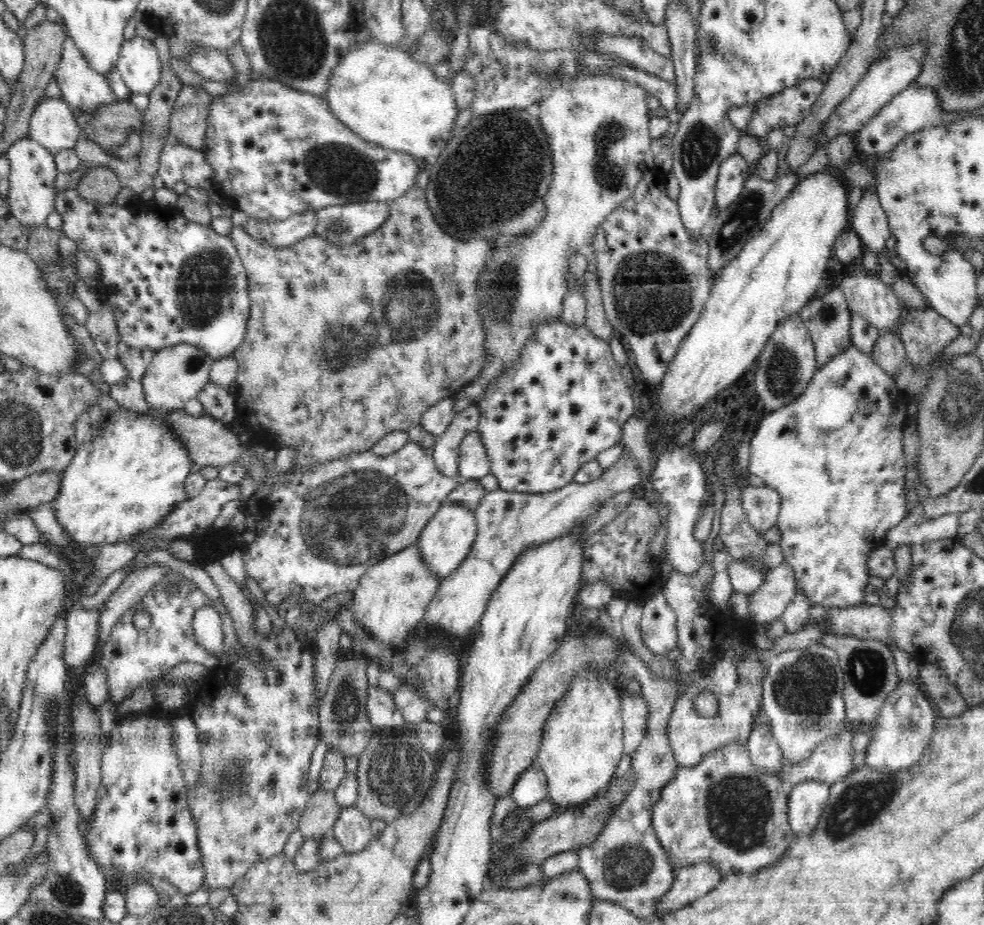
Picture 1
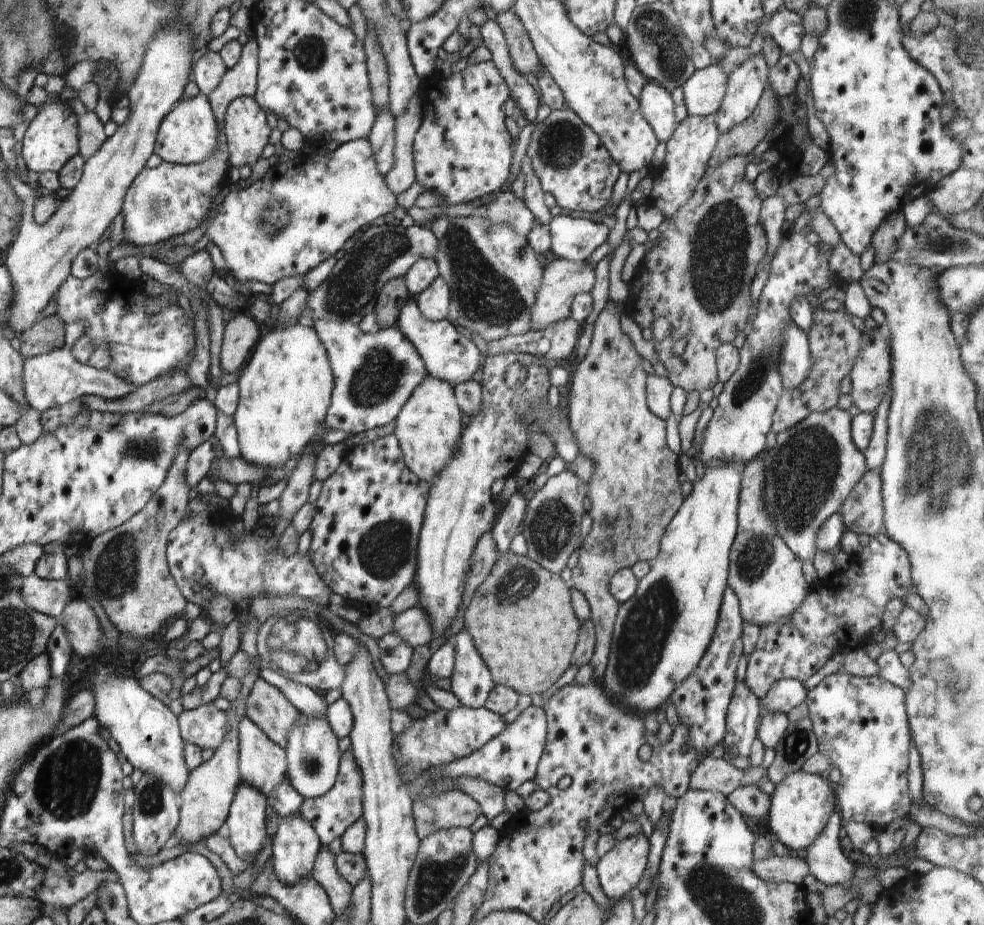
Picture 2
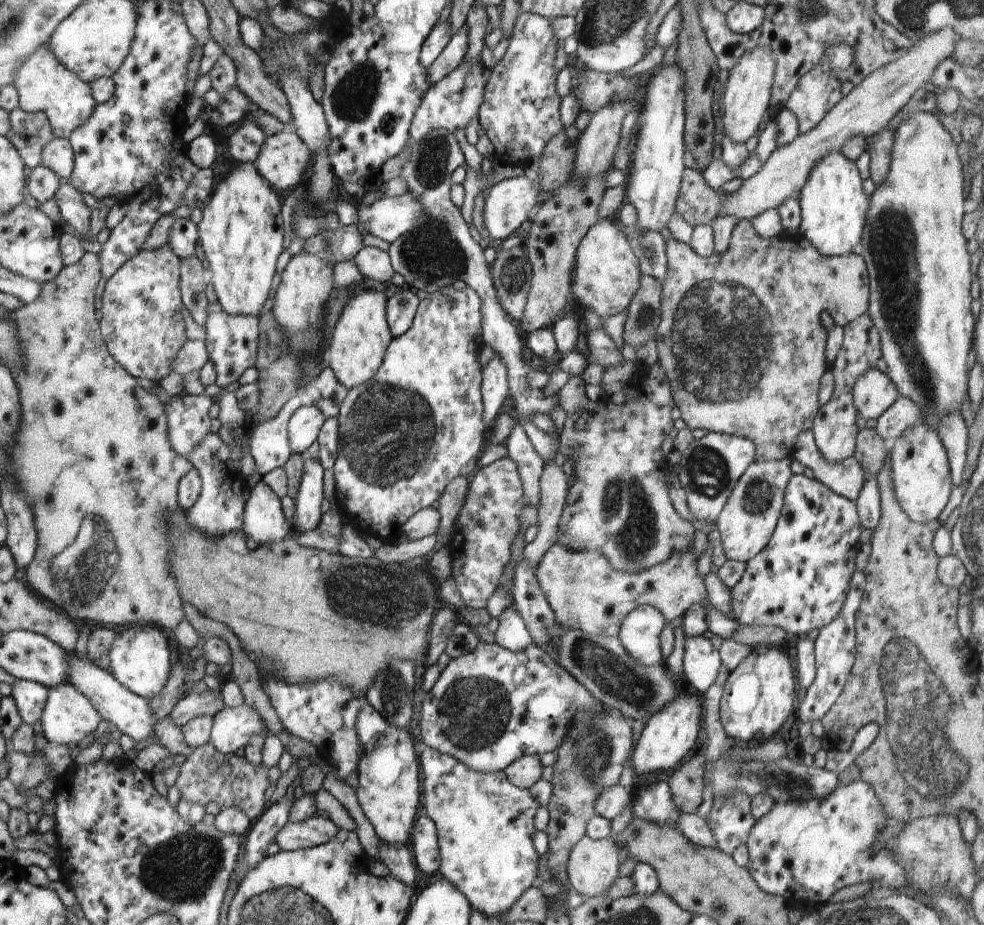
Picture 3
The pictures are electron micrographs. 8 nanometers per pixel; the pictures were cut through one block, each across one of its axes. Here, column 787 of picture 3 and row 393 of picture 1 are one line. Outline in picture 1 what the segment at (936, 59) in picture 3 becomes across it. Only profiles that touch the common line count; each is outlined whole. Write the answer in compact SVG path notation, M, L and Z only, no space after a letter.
M182 343L155 351L152 364L142 376L141 384L146 401L154 408L183 410L184 403L198 394L209 384L211 368L215 358L193 344Z

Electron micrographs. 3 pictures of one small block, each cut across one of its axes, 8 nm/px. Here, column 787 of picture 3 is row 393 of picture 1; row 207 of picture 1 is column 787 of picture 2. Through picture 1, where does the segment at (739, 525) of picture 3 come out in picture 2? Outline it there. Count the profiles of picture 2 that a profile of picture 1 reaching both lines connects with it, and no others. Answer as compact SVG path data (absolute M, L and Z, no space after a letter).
M760 456L747 462L742 470L740 504L738 504L737 538L729 554L728 587L734 590L744 622L758 626L784 622L804 602L812 588L802 573L802 561L782 537L775 532L774 520L768 516L762 490L764 490L764 466Z

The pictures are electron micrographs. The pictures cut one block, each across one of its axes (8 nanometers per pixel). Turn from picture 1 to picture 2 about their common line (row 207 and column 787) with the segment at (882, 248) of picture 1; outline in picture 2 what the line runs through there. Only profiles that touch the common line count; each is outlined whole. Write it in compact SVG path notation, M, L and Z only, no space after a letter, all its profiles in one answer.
M799 854L753 859L752 872L765 881L789 882L796 886L802 885L809 874L808 864Z

